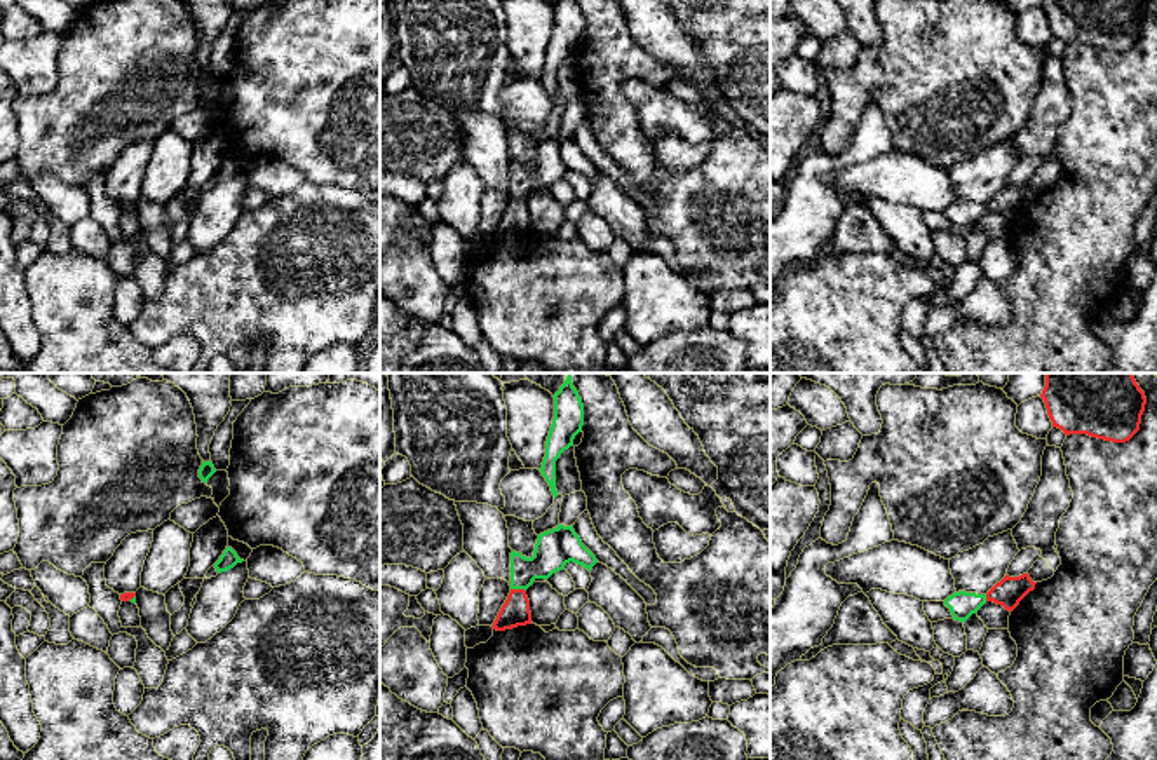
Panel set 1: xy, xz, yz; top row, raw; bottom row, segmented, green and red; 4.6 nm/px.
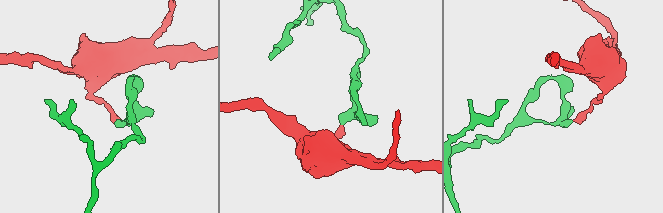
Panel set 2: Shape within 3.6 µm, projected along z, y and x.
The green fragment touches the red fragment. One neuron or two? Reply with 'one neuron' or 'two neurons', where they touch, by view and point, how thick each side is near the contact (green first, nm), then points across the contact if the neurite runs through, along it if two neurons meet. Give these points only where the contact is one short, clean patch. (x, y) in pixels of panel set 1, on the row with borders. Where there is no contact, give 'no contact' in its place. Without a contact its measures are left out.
two neurons; contact xz (518, 588); calibres 180 and 130 nm; border xz (511, 588), (525, 591)

